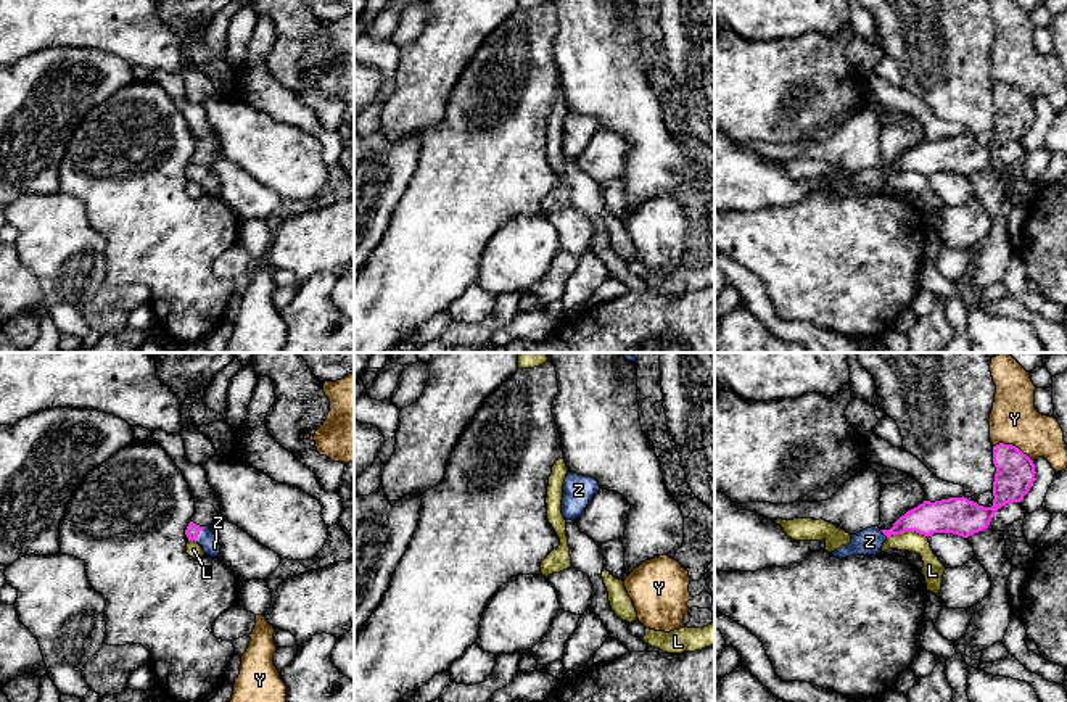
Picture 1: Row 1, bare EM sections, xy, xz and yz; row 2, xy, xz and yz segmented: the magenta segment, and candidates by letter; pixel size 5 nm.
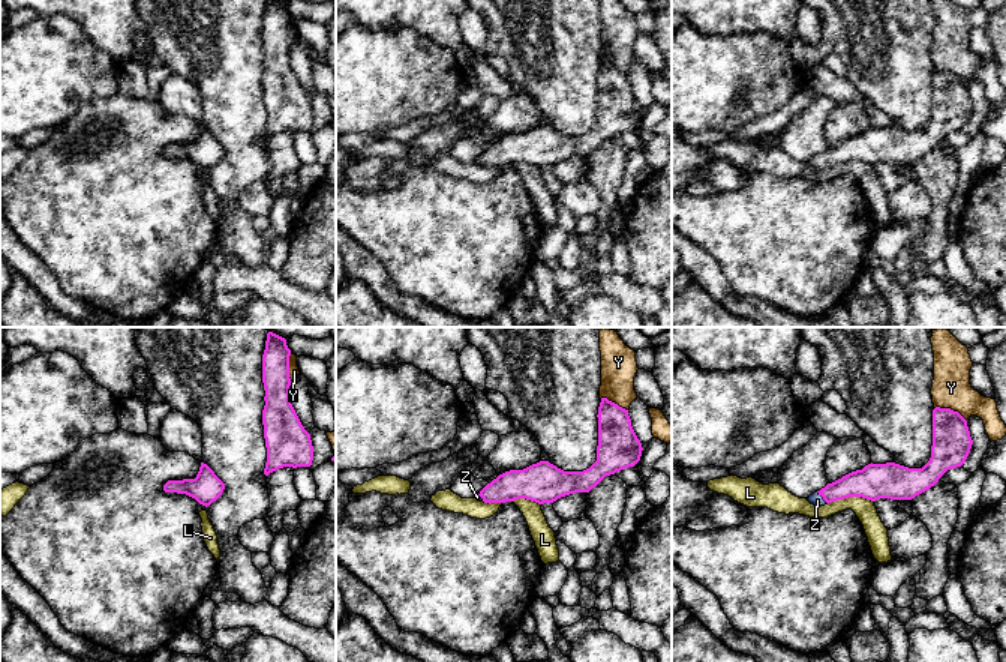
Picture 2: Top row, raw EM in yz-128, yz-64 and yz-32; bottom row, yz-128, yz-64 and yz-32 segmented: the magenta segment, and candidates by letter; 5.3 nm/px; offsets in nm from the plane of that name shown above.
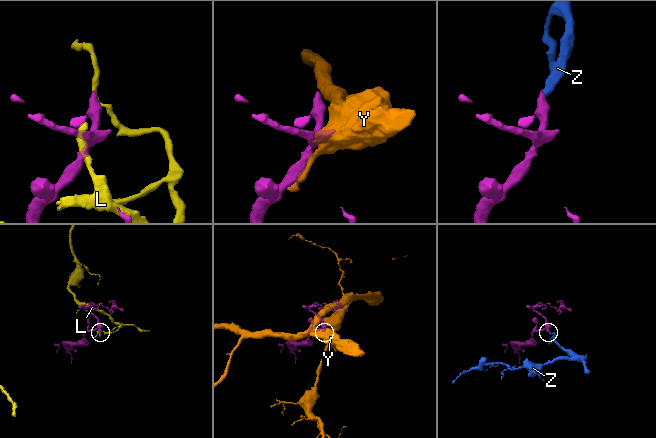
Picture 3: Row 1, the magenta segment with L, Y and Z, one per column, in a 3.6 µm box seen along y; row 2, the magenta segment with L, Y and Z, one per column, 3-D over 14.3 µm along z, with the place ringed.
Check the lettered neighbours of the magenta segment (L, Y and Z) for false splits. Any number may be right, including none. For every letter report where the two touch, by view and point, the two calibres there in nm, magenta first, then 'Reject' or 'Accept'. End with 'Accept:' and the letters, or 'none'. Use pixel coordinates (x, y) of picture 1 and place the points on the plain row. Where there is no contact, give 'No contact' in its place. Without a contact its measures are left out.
L: Touches magenta at yz (911, 169). Thickness 190 nm (magenta) against 110 nm. Reject
Y: Touches magenta at yz (1011, 84). Thickness 190 nm (magenta) against 240 nm. Reject
Z: Touches magenta at xy (198, 173). Thickness 70 nm (magenta) against 90 nm. Accept
Accept: Z

